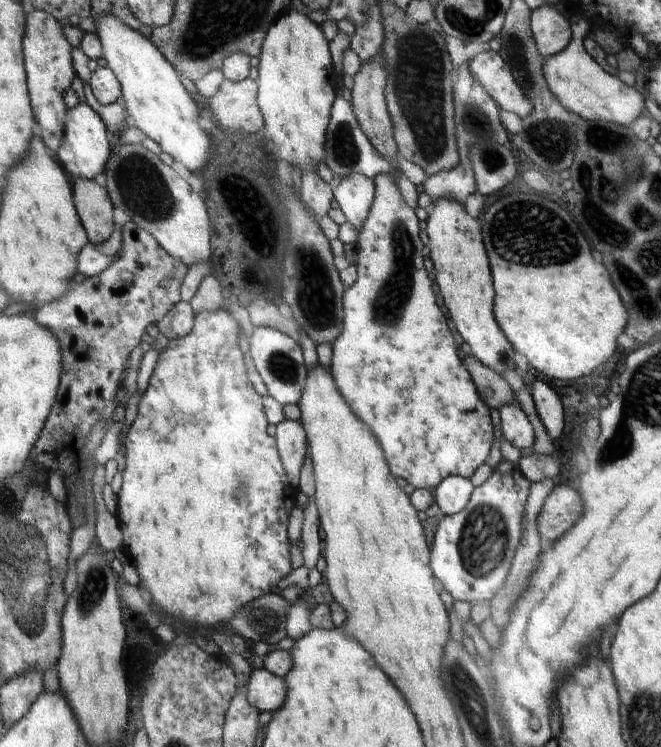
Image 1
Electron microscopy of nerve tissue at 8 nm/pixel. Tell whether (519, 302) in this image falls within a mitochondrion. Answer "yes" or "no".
no

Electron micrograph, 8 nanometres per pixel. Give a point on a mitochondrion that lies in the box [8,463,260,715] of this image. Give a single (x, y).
(93, 594)

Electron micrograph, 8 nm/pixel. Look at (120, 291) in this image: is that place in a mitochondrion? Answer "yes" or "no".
no

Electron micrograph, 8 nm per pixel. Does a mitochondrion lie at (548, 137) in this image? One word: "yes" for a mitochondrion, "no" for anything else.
yes

